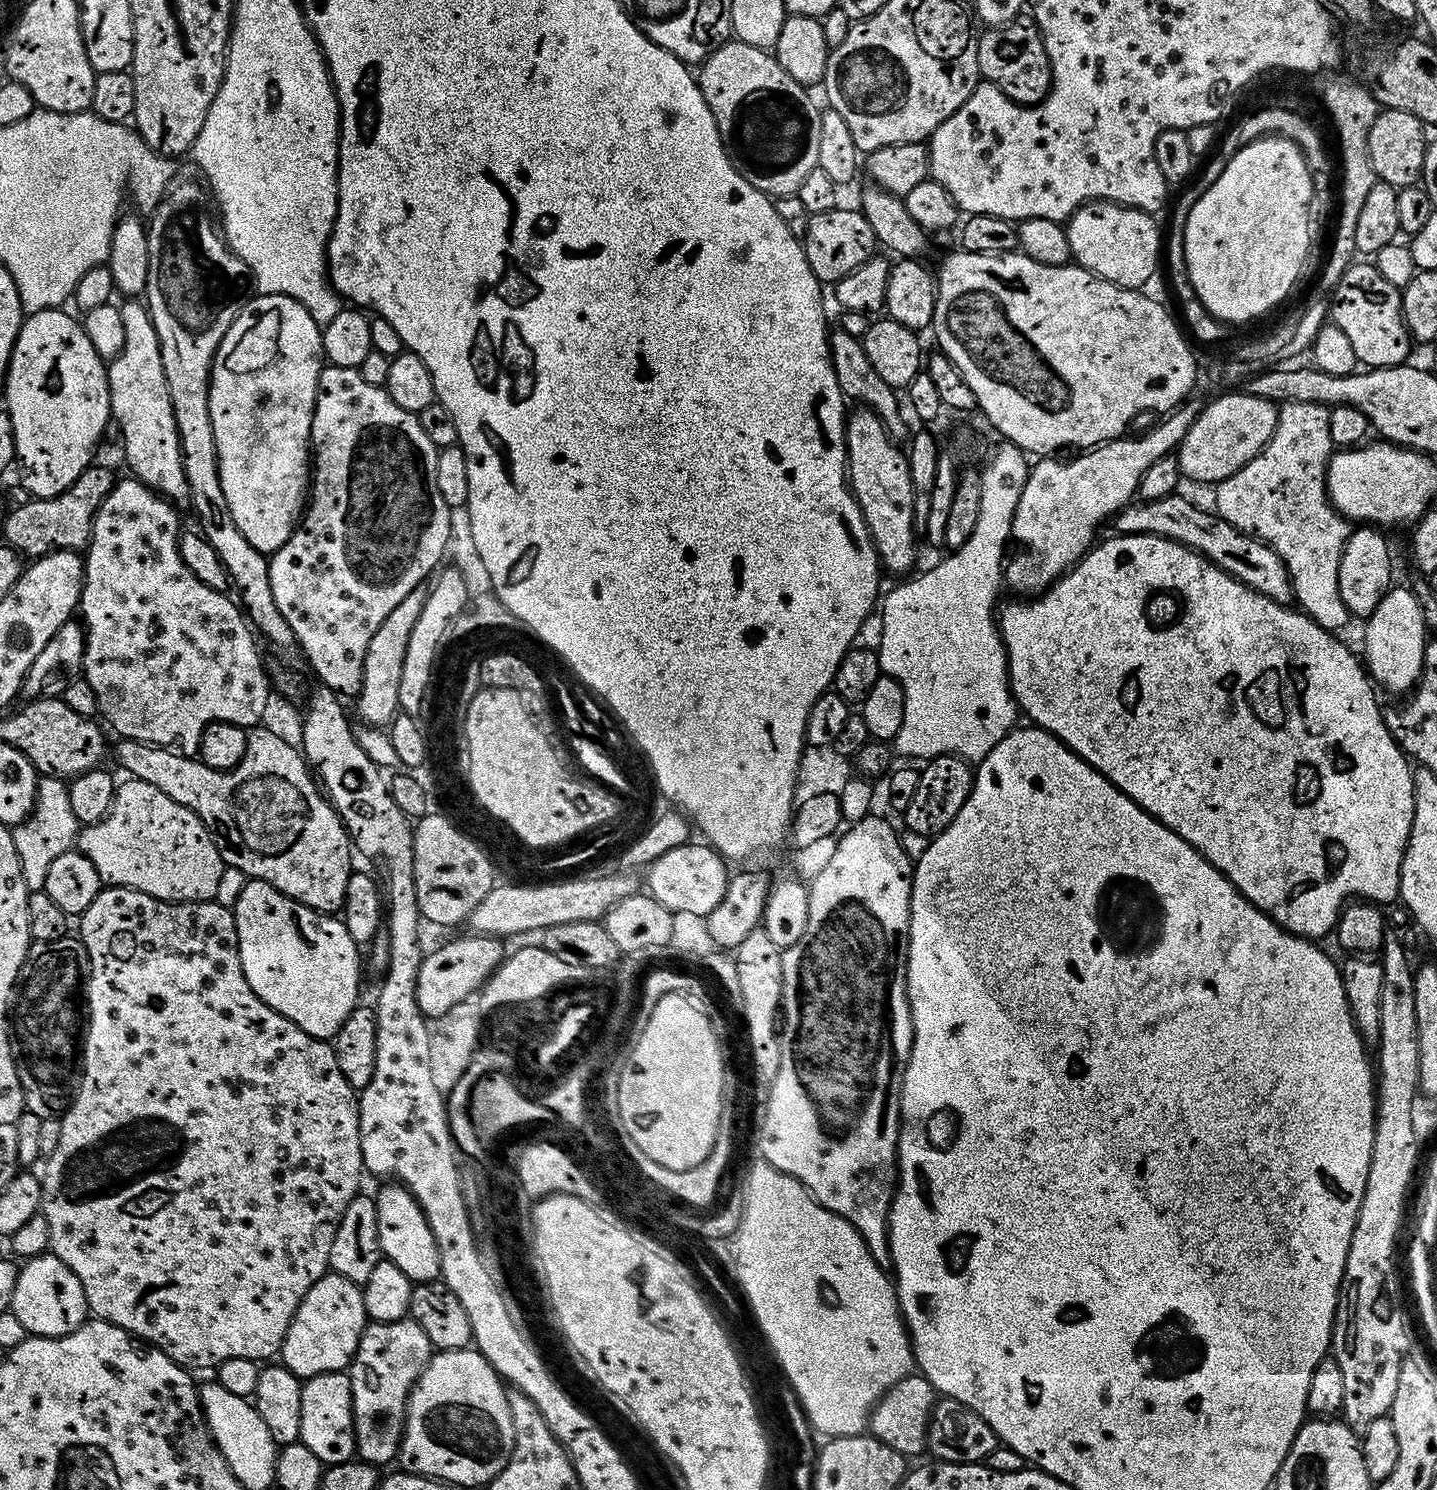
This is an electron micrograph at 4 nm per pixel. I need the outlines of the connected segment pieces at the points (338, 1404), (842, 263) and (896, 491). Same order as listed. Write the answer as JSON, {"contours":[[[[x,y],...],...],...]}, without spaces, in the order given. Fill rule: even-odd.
{"contours":[[[[347,1371],[309,1376],[302,1383],[302,1430],[299,1443],[311,1450],[325,1466],[356,1456],[352,1391]]],[[[837,206],[809,215],[808,229],[802,243],[810,270],[821,285],[835,285],[837,280],[846,278],[846,274],[858,270],[867,260],[873,259],[875,252],[872,251],[877,251],[876,235],[874,230],[870,230],[870,222],[866,222],[863,212],[852,208]]],[[[863,406],[855,409],[857,412],[847,417],[846,427],[844,429],[844,449],[848,451],[848,462],[846,465],[846,483],[852,489],[852,497],[858,502],[858,506],[864,515],[864,521],[868,527],[868,532],[872,535],[872,544],[876,547],[876,555],[880,557],[880,563],[885,569],[888,568],[892,572],[904,572],[916,560],[916,532],[918,536],[918,525],[916,523],[916,511],[914,510],[914,486],[910,482],[910,466],[908,465],[908,458],[903,447],[899,448],[897,441],[888,435],[888,431],[884,428],[879,418],[877,418],[870,409]]]]}

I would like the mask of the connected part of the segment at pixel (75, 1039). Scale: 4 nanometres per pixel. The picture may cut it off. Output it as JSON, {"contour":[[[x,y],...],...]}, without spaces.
{"contour":[[[69,934],[54,942],[33,943],[28,957],[20,968],[20,978],[14,989],[14,1003],[10,1008],[10,1039],[12,1057],[22,1082],[24,1106],[38,1114],[41,1120],[55,1120],[68,1111],[80,1087],[82,1045],[86,1031],[86,977],[88,951],[75,935]]]}

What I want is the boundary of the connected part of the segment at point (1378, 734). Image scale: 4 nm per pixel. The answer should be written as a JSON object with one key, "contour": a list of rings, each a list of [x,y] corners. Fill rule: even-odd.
{"contour":[[[1112,534],[1109,540],[1101,539],[1093,543],[1088,553],[1081,558],[1073,568],[1068,569],[1055,584],[1046,592],[1041,592],[1035,598],[1025,599],[1020,604],[1008,604],[998,612],[998,625],[1000,636],[1004,640],[1005,650],[1008,652],[1008,676],[1012,688],[1012,696],[1016,700],[1019,711],[1024,716],[1028,715],[1033,725],[1044,728],[1050,734],[1054,734],[1074,754],[1081,756],[1094,770],[1098,770],[1108,779],[1113,786],[1123,792],[1134,801],[1142,810],[1146,810],[1155,820],[1162,821],[1167,828],[1174,830],[1194,850],[1198,850],[1217,870],[1225,876],[1232,885],[1247,898],[1258,910],[1262,910],[1274,923],[1293,932],[1295,936],[1305,937],[1313,942],[1319,941],[1319,936],[1324,936],[1333,931],[1340,918],[1340,913],[1345,905],[1353,898],[1361,901],[1369,901],[1377,906],[1385,906],[1400,895],[1400,871],[1402,870],[1402,858],[1410,838],[1410,830],[1414,822],[1414,768],[1409,757],[1405,756],[1400,745],[1397,744],[1392,732],[1388,729],[1386,716],[1380,713],[1380,704],[1376,701],[1377,689],[1370,679],[1359,655],[1356,656],[1343,644],[1339,635],[1326,631],[1318,626],[1311,618],[1292,606],[1285,606],[1266,598],[1260,592],[1247,586],[1240,580],[1235,580],[1230,574],[1226,574],[1217,564],[1211,564],[1205,556],[1182,546],[1173,540],[1167,540],[1161,536],[1126,536]]]}

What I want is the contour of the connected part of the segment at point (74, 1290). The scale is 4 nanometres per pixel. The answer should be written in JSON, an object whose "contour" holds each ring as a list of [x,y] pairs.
{"contour":[[[45,1254],[25,1259],[19,1265],[10,1311],[31,1335],[65,1336],[84,1323],[88,1303],[75,1274],[57,1256]]]}

